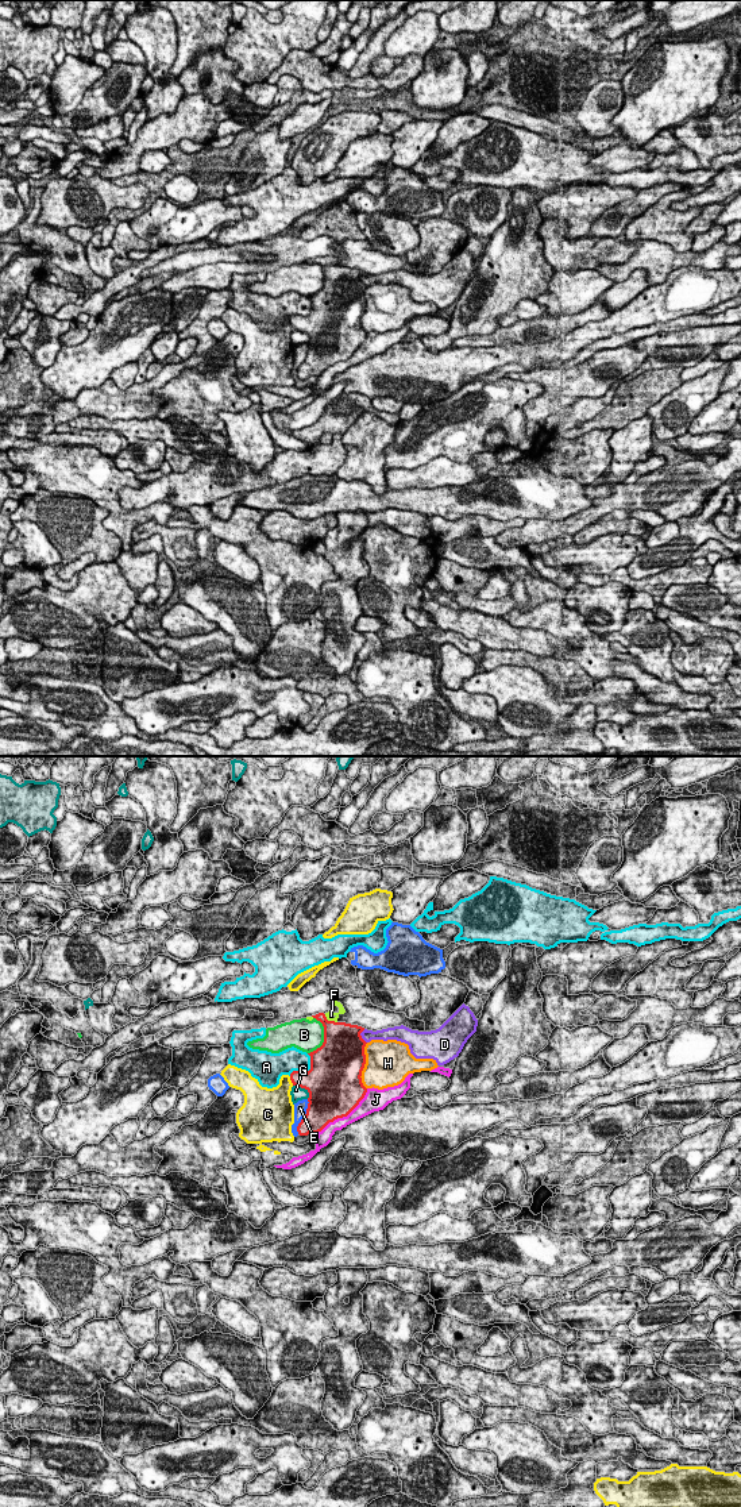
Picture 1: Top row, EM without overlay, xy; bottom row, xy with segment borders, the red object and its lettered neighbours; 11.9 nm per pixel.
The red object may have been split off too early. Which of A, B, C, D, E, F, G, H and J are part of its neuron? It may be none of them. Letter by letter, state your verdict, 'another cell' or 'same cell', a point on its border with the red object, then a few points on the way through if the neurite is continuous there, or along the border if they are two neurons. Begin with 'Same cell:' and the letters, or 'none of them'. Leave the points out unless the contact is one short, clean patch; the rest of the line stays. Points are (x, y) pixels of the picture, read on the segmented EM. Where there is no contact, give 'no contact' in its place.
Same cell: F
A: another cell | xy (308, 1071)
B: another cell | xy (324, 1037)
C: another cell | xy (290, 1079)
D: another cell | xy (361, 1036)
E: another cell | xy (304, 1117)
F: same cell | xy (330, 1021)
G: another cell | xy (303, 1087)
H: another cell | xy (363, 1066)
J: another cell | xy (344, 1116)

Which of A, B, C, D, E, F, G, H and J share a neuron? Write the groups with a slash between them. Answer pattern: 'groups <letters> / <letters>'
groups A / B / C / D / E / F / G / H / J

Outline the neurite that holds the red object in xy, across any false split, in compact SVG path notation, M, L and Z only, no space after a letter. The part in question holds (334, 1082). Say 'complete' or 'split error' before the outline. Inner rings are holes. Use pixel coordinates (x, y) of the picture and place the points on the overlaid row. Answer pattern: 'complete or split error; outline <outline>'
complete; outline M324 1013L312 1015L324 1026L324 1042L310 1056L308 1072L293 1071L290 1080L293 1086L305 1088L309 1092L305 1117L297 1126L300 1136L321 1132L329 1122L347 1117L364 1098L367 1088L362 1083L362 1071L366 1064L366 1041L360 1033L364 1028L346 1022L328 1021Z

